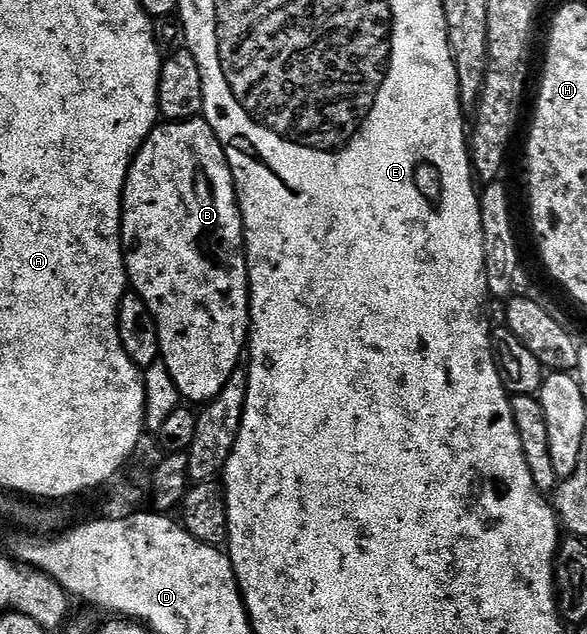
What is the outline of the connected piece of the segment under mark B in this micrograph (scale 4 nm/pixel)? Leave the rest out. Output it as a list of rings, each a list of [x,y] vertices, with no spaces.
[[[204,117],[188,118],[185,122],[165,122],[154,126],[145,143],[141,145],[129,163],[129,174],[125,178],[125,193],[121,211],[121,245],[124,247],[125,268],[128,281],[135,289],[136,297],[144,302],[153,316],[153,324],[157,327],[157,344],[160,357],[165,358],[165,366],[169,369],[171,379],[178,395],[190,403],[208,403],[234,377],[237,361],[242,361],[243,351],[247,346],[247,331],[251,326],[249,316],[249,268],[247,255],[243,249],[243,227],[241,211],[237,201],[237,188],[233,185],[233,174],[229,170],[229,159],[225,157],[225,147],[215,136]]]

